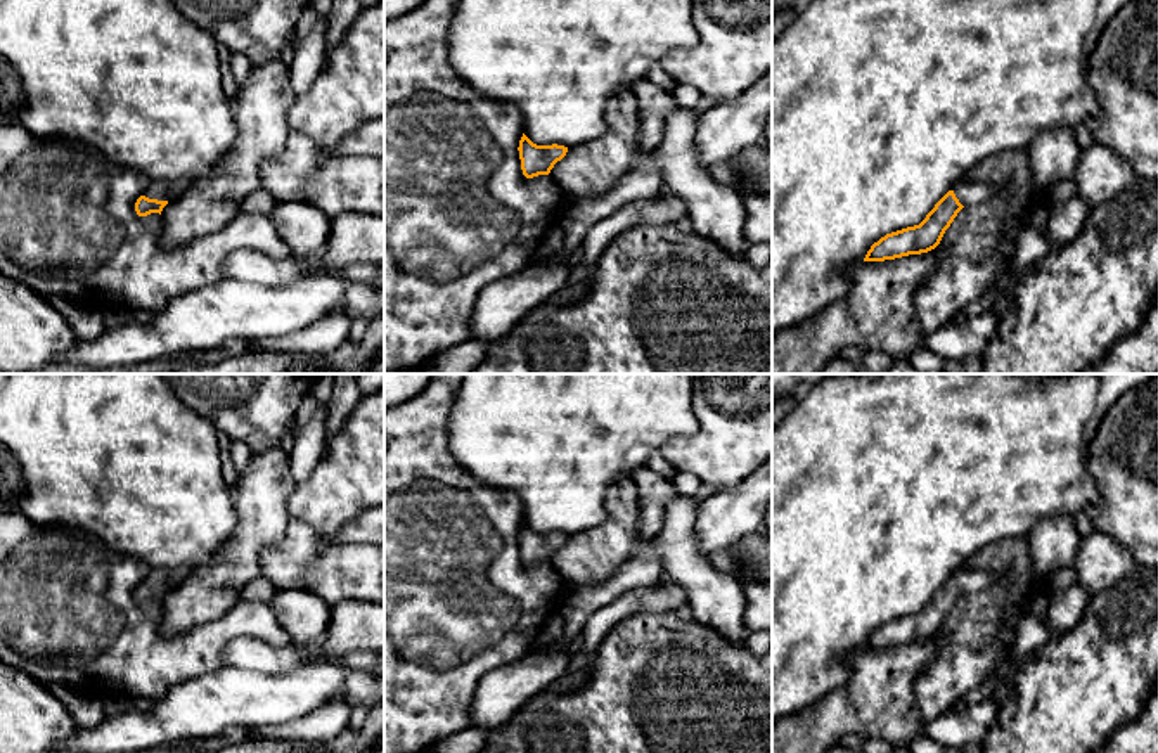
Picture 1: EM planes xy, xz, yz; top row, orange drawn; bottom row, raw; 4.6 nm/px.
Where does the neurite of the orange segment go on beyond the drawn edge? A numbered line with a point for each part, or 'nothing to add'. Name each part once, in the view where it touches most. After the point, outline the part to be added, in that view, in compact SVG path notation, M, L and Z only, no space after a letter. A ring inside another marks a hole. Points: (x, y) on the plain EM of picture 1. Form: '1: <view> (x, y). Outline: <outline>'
1: xy (161, 579). Outline: M151 570L147 578L142 582L149 587L158 587L158 589L171 589L177 583L180 583L185 578L187 571L185 570Z

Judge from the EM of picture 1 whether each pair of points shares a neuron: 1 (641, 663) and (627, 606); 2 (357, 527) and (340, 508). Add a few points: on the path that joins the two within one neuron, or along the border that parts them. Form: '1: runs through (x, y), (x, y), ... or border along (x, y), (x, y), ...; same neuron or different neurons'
1: border along (670, 610), (632, 615), (622, 620), (601, 644); different neurons
2: border along (366, 508), (329, 540), (317, 537); different neurons

